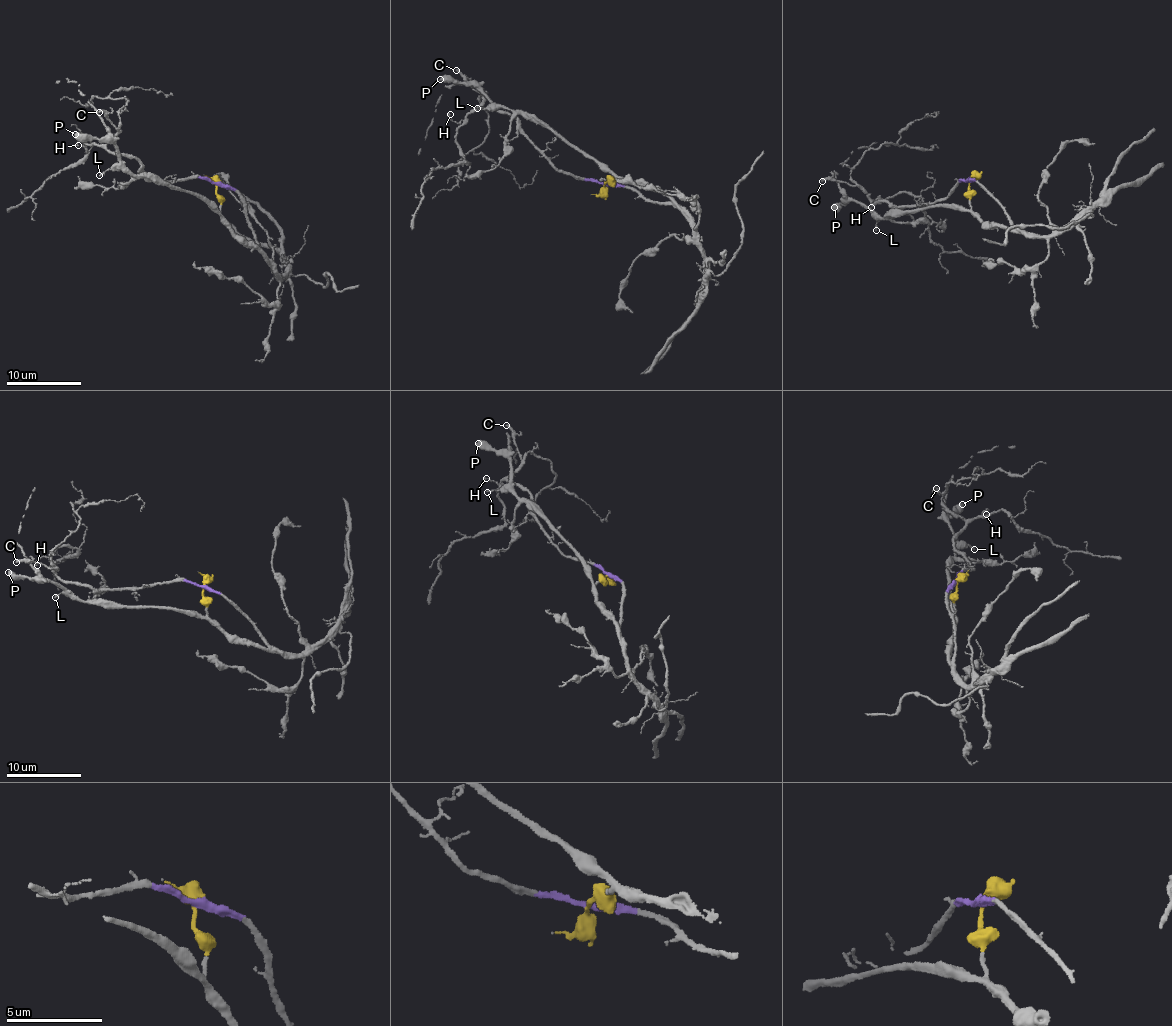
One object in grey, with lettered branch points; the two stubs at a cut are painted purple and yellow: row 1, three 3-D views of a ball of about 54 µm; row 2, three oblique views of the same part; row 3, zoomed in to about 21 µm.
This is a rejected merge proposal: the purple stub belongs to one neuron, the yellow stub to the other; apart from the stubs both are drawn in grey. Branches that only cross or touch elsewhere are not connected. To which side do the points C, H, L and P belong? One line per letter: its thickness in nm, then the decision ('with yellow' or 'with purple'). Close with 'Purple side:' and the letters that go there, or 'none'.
C: 260 nm | with purple
H: 130 nm | with purple
L: 160 nm | with yellow
P: 600 nm | with yellow
Purple side: C, H

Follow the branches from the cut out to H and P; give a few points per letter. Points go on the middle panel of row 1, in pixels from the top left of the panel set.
H: (603, 183), (558, 171), (520, 128), (520, 123), (507, 114), (475, 108), (458, 123), (448, 115), (450, 113)
P: (603, 185), (611, 175), (547, 126), (513, 112), (475, 87), (439, 79)

